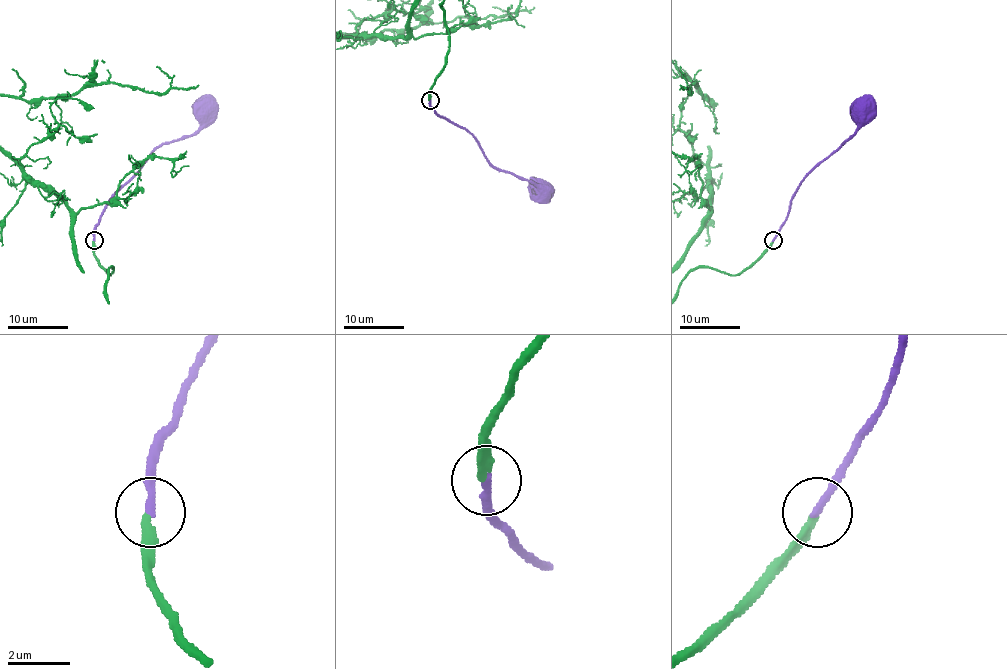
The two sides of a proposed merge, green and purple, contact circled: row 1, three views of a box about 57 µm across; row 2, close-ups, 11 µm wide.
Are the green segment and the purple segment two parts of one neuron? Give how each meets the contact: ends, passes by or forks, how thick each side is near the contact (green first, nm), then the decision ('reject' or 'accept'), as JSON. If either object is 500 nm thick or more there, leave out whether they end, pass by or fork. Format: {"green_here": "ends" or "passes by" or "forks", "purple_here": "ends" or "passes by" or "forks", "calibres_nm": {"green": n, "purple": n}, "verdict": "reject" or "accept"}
{"green_here": "ends", "purple_here": "ends", "calibres_nm": {"green": 240, "purple": 260}, "verdict": "accept"}

